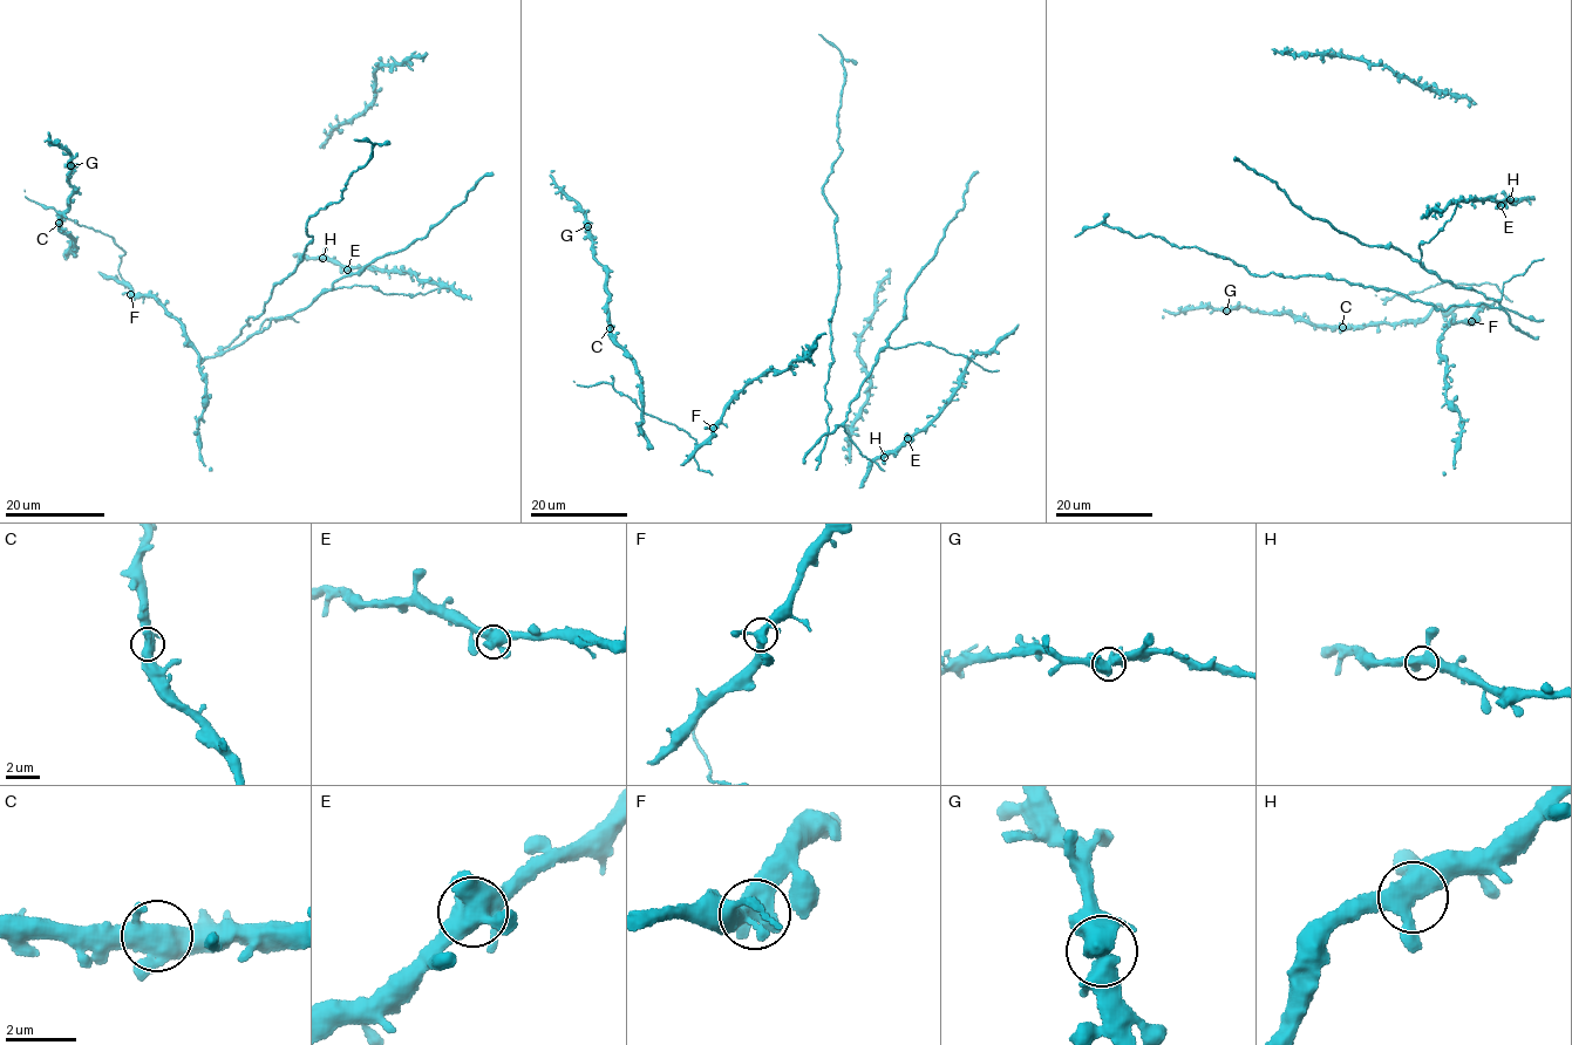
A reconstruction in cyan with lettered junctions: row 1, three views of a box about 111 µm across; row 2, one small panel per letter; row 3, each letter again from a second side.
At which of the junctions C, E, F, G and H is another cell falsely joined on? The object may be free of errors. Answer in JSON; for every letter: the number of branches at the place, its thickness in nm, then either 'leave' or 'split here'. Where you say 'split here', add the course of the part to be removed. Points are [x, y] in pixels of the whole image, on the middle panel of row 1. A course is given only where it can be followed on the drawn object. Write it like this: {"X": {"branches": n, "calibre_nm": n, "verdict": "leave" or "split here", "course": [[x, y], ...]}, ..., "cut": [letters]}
{"C": {"branches": 4, "calibre_nm": 480, "verdict": "leave"}, "E": {"branches": 4, "calibre_nm": 500, "verdict": "leave"}, "F": {"branches": 4, "calibre_nm": 440, "verdict": "leave"}, "G": {"branches": 4, "calibre_nm": 500, "verdict": "leave"}, "H": {"branches": 4, "calibre_nm": 480, "verdict": "leave"}, "cut": []}

